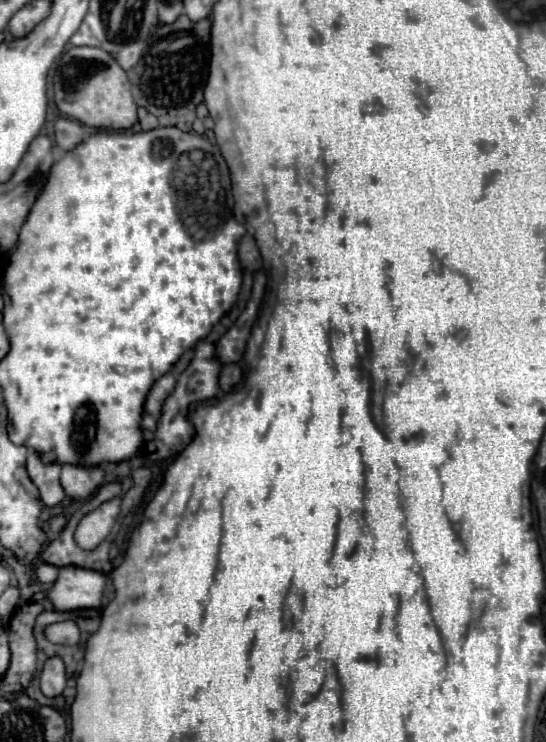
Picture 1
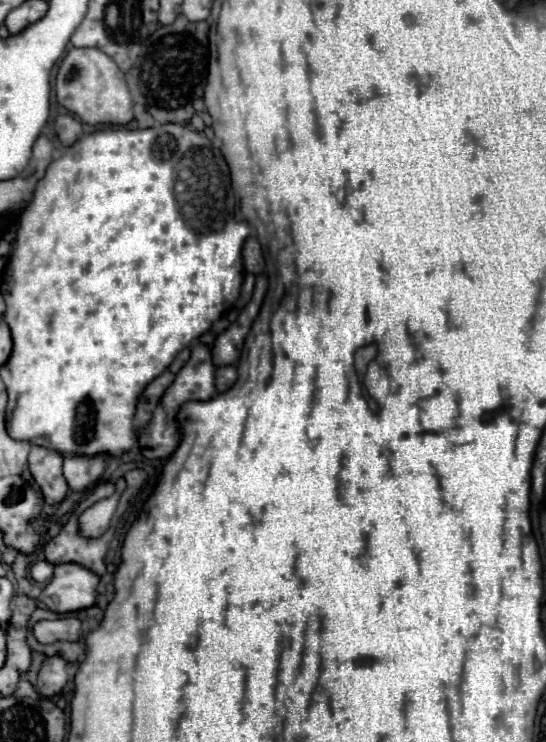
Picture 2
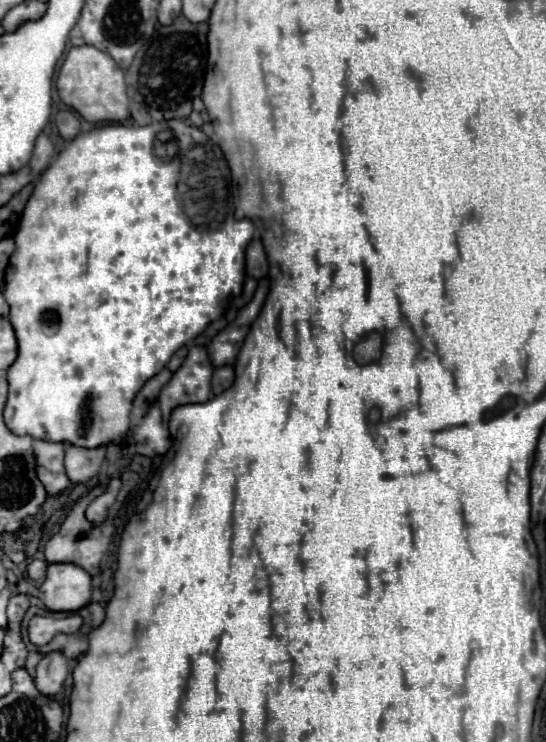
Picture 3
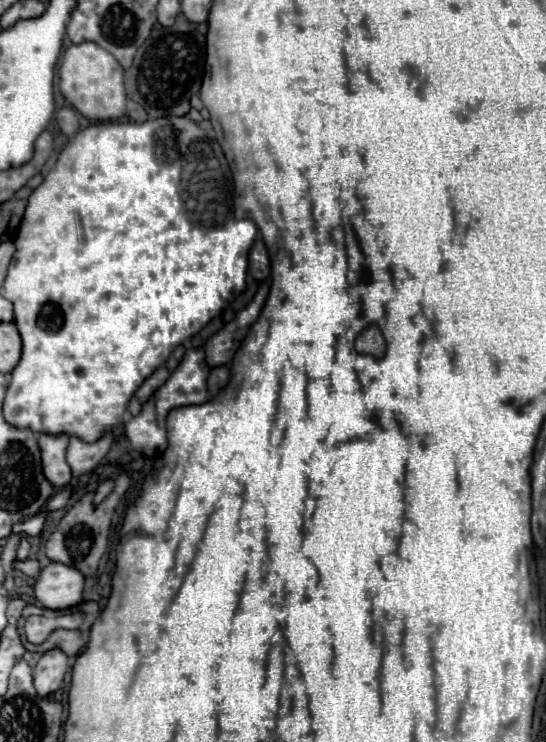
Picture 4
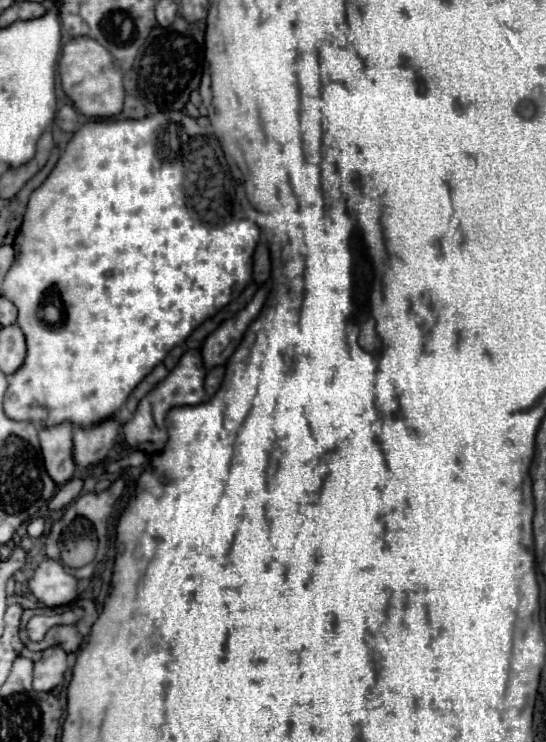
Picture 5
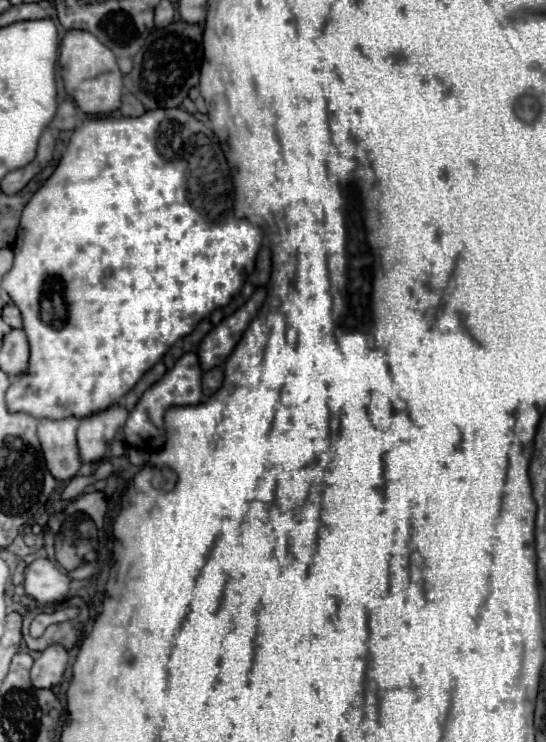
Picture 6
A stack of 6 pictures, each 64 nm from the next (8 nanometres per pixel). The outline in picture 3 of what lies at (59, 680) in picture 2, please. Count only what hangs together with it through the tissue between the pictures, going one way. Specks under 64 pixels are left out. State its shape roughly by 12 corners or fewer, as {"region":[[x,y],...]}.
{"region":[[50,652],[38,664],[40,694],[54,696],[68,676],[68,660]]}

